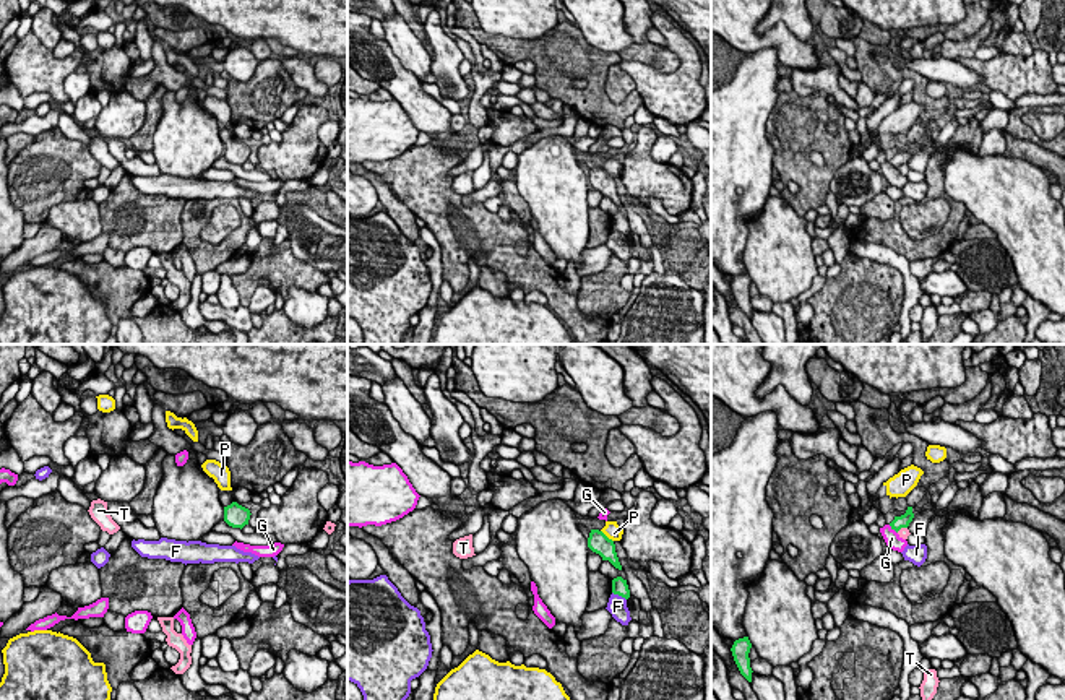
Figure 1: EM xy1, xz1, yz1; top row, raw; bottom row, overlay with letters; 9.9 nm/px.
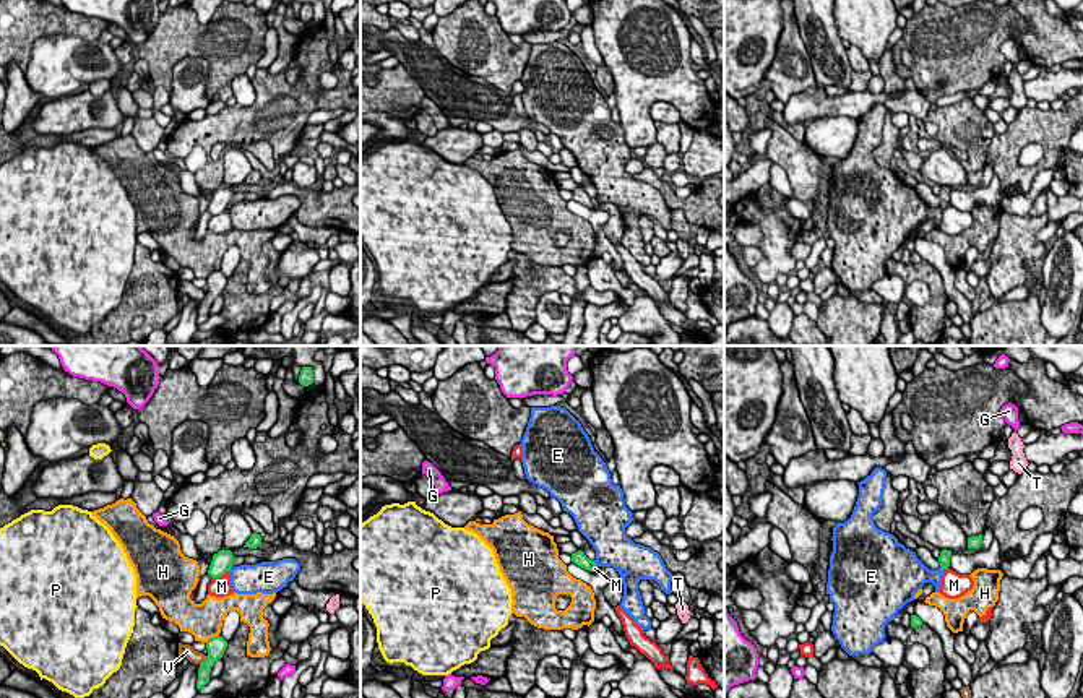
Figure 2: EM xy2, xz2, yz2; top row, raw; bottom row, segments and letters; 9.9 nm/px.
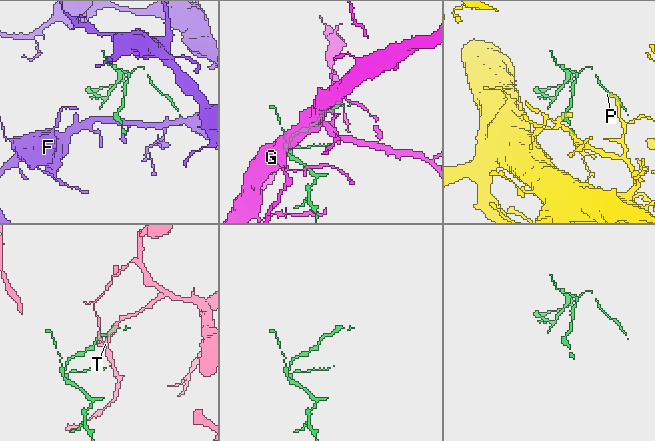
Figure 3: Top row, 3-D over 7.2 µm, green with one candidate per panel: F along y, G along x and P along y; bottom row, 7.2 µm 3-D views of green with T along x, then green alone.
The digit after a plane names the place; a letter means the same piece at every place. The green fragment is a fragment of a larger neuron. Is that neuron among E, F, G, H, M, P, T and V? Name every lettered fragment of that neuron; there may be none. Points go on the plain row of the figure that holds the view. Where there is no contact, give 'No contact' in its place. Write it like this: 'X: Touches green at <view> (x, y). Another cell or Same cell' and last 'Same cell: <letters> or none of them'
E: Touches green at xz2 (595, 200). Another cell
F: Touches green at xz1 (619, 231). Another cell
G: Touches green at yz1 (893, 164). Another cell
H: Touches green at xy2 (213, 273). Another cell
M: Touches green at xy2 (220, 211). Another cell
P: Touches green at xz1 (606, 172). Another cell
T: Touches green at yz1 (901, 163). Another cell
V: Touches green at xy2 (205, 297). Another cell
Same cell: none of them

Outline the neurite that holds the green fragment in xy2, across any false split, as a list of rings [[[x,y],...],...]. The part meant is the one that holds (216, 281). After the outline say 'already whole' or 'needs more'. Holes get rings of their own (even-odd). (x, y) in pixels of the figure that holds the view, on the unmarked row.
[[[213,273],[206,278],[208,292],[200,300],[200,305],[198,305],[198,317],[196,317],[198,326],[209,318],[211,304],[218,295],[222,294],[226,284],[227,284],[227,278],[222,273]]]; already whole

